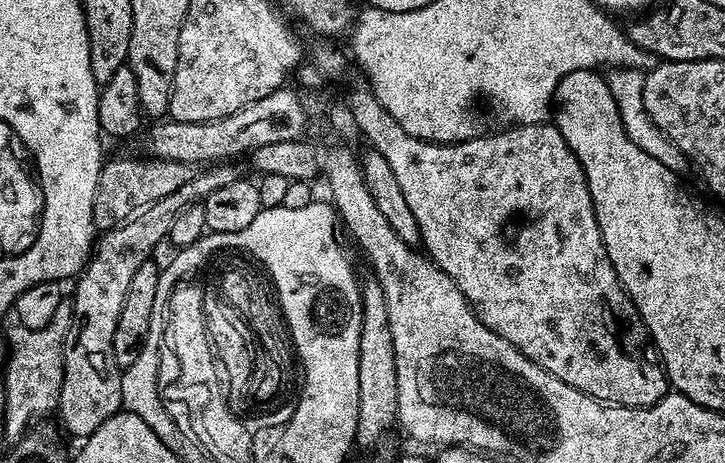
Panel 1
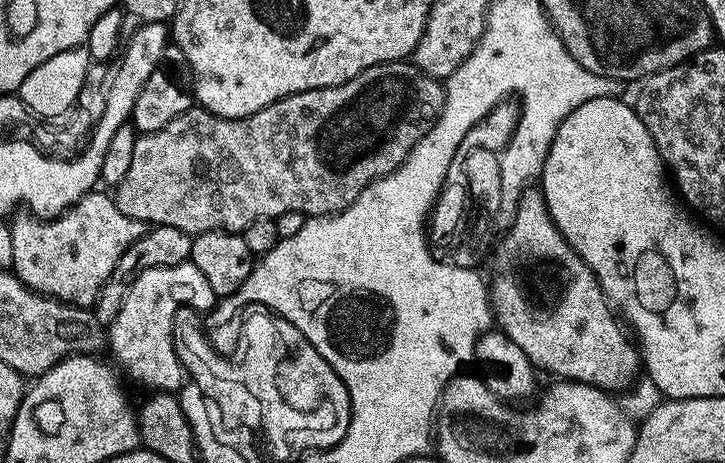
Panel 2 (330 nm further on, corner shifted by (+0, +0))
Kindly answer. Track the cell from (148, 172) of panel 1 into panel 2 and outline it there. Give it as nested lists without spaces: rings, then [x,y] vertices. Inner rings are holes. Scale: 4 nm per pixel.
[[[395,60],[389,64],[379,64],[370,66],[362,70],[354,78],[342,82],[338,86],[329,88],[315,88],[305,92],[294,92],[290,96],[283,96],[281,100],[276,100],[270,106],[258,110],[241,120],[231,120],[216,116],[206,109],[193,106],[174,122],[166,122],[162,130],[154,130],[137,135],[134,142],[134,159],[130,162],[130,170],[126,170],[126,178],[122,178],[120,184],[115,185],[114,199],[118,210],[130,218],[138,218],[146,226],[176,227],[180,232],[187,233],[194,237],[203,232],[239,232],[243,233],[254,218],[275,218],[290,210],[304,213],[305,217],[330,216],[333,212],[341,212],[343,208],[349,208],[360,192],[366,190],[368,184],[373,184],[376,180],[381,180],[386,174],[390,174],[400,165],[414,150],[414,146],[425,134],[434,126],[434,122],[442,114],[444,109],[444,89],[445,85],[434,76],[428,76],[417,68],[415,63]]]

